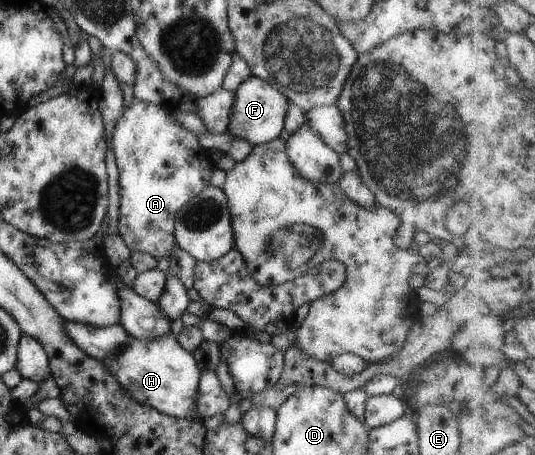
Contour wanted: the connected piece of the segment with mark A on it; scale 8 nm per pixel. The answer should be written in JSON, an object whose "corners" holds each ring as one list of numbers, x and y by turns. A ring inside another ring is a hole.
{"corners":[[132,99,121,110,110,149,118,171,117,230,131,252,148,253,159,260,174,249,174,221,178,208,209,184,215,169,212,154,200,147,198,137,176,121,170,109]]}

